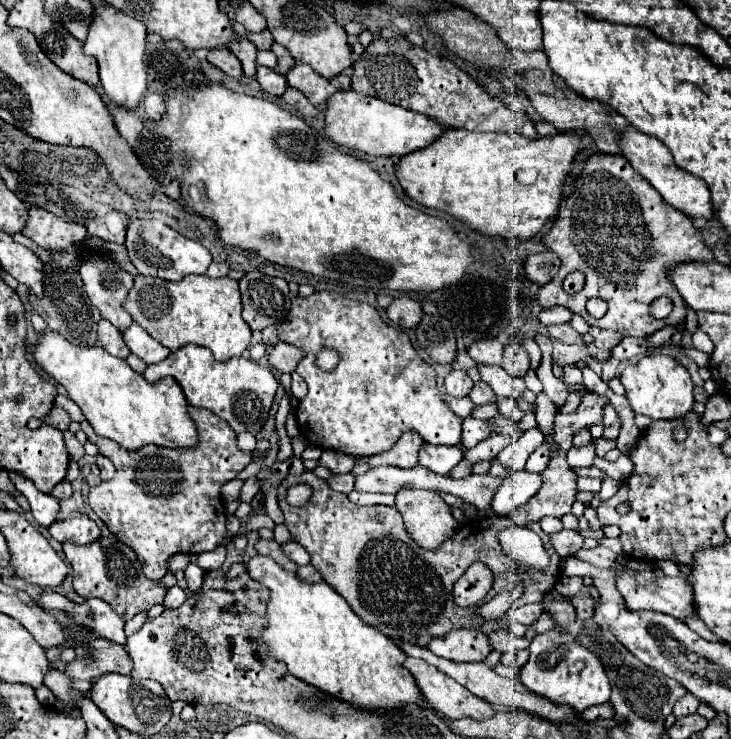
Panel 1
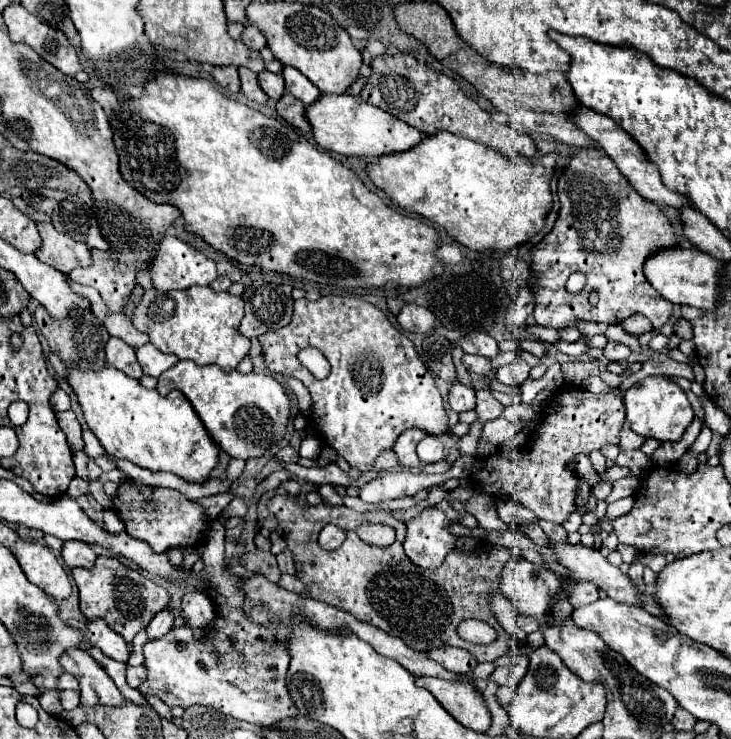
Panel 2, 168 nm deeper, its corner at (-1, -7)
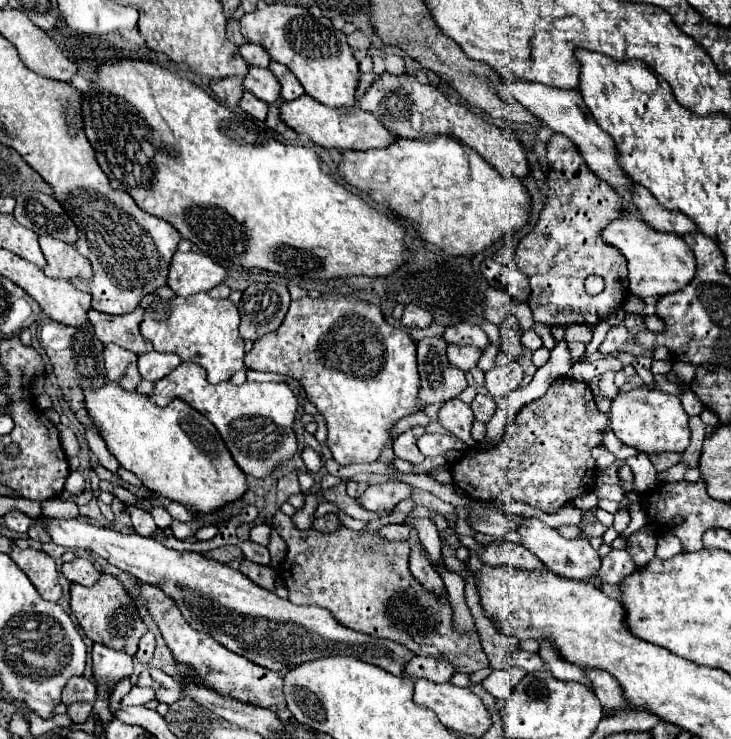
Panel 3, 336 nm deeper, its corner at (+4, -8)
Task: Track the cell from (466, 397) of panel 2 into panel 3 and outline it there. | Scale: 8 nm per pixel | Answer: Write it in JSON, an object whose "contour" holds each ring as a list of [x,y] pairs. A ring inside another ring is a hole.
{"contour":[[[452,398],[452,400],[444,402],[444,406],[440,408],[440,414],[438,414],[438,422],[446,430],[450,430],[456,438],[460,438],[466,446],[476,444],[472,434],[470,434],[470,428],[474,422],[472,408],[470,408],[470,404],[462,402],[460,398]]]}

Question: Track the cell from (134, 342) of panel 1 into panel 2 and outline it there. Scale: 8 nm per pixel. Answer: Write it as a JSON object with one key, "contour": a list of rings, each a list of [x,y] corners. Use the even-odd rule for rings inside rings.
{"contour":[[[147,343],[147,345],[143,345],[143,347],[137,349],[137,361],[143,367],[145,375],[159,377],[163,371],[167,371],[169,367],[173,367],[179,361],[179,357],[177,355],[161,353],[155,345]]]}

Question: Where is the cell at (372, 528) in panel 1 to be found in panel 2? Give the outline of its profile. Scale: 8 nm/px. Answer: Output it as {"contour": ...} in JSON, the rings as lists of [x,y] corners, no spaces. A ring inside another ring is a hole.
{"contour":[[[275,495],[267,503],[267,509],[275,513],[287,541],[287,549],[293,553],[297,577],[305,585],[303,597],[339,607],[365,623],[401,637],[409,647],[417,651],[431,651],[435,647],[453,645],[467,649],[479,663],[495,661],[509,651],[511,635],[493,617],[489,597],[491,593],[499,591],[499,571],[503,571],[503,563],[511,559],[511,549],[491,543],[487,543],[487,549],[481,547],[471,553],[461,553],[455,549],[445,557],[439,569],[425,571],[407,559],[403,551],[407,527],[405,523],[393,519],[389,511],[357,513],[345,505],[329,507],[323,503],[303,509],[297,505],[297,497],[291,495]],[[325,523],[333,523],[347,531],[347,539],[335,551],[323,551],[317,545],[319,531],[325,527]],[[361,523],[387,523],[397,533],[395,545],[379,549],[363,543],[355,533],[357,525]],[[465,619],[479,619],[489,623],[497,631],[497,639],[491,645],[473,645],[463,641],[457,635],[457,627]]]}

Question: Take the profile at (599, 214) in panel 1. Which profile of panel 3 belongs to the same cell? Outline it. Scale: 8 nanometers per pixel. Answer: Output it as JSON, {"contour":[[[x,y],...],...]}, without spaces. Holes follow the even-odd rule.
{"contour":[[[552,136],[546,160],[550,166],[546,208],[540,212],[532,234],[522,238],[516,248],[516,262],[530,278],[532,294],[528,306],[536,324],[594,326],[608,320],[628,298],[626,258],[618,254],[618,248],[610,248],[610,244],[602,240],[602,228],[628,210],[624,198],[586,168],[582,156],[578,156],[578,148],[574,148],[566,136]],[[590,274],[602,276],[606,282],[606,288],[596,296],[586,296],[584,292],[584,278]]]}

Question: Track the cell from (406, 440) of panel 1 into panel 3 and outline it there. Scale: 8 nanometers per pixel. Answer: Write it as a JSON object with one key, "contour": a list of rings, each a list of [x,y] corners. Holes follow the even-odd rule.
{"contour":[[[416,426],[416,428],[410,428],[406,430],[404,434],[400,434],[392,444],[394,444],[394,454],[410,464],[420,464],[424,460],[424,456],[418,452],[418,446],[416,446],[416,440],[424,434],[424,428],[422,426]]]}

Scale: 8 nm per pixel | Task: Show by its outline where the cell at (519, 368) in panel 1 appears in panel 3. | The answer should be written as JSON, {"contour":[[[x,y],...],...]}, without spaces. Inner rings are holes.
{"contour":[[[514,360],[508,366],[496,366],[494,370],[486,372],[486,384],[484,386],[488,388],[488,392],[490,392],[492,398],[500,400],[506,394],[510,394],[512,390],[516,390],[520,386],[522,378],[524,378],[524,370]]]}

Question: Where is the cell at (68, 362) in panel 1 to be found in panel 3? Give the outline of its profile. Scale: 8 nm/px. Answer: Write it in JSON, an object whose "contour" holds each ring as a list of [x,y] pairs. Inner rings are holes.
{"contour":[[[106,380],[98,390],[86,390],[84,404],[92,422],[100,430],[102,440],[106,442],[108,450],[126,470],[134,472],[142,484],[156,494],[168,496],[174,502],[180,502],[188,508],[196,508],[198,512],[212,512],[226,502],[238,500],[246,492],[246,476],[242,478],[242,470],[232,460],[226,444],[222,442],[218,430],[210,420],[206,420],[200,412],[188,406],[184,400],[174,398],[170,406],[156,406],[150,402],[148,396],[138,392],[126,392],[122,386],[112,384]]]}

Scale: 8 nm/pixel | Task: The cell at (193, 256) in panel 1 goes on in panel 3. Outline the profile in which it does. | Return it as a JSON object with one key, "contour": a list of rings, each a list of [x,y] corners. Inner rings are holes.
{"contour":[[[176,252],[170,262],[168,286],[178,296],[208,292],[226,276],[226,268],[202,252]]]}

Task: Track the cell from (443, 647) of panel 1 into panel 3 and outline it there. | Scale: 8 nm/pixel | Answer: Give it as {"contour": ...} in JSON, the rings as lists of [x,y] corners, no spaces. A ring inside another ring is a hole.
{"contour":[[[412,656],[406,664],[406,674],[410,678],[424,678],[430,682],[448,682],[454,672],[454,664],[434,656]]]}

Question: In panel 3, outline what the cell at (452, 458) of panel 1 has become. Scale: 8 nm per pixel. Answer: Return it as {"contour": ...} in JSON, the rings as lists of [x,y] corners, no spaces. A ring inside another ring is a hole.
{"contour":[[[424,434],[424,436],[418,440],[418,450],[420,450],[424,456],[438,456],[438,454],[444,454],[444,452],[454,450],[454,448],[456,448],[456,438],[452,438],[452,436]]]}

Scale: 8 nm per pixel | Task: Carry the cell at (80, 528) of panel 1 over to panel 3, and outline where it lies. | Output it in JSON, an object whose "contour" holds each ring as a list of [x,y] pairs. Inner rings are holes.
{"contour":[[[74,558],[72,562],[64,562],[62,574],[68,582],[78,582],[84,586],[94,584],[100,576],[100,572],[92,566],[92,562],[88,558]]]}

